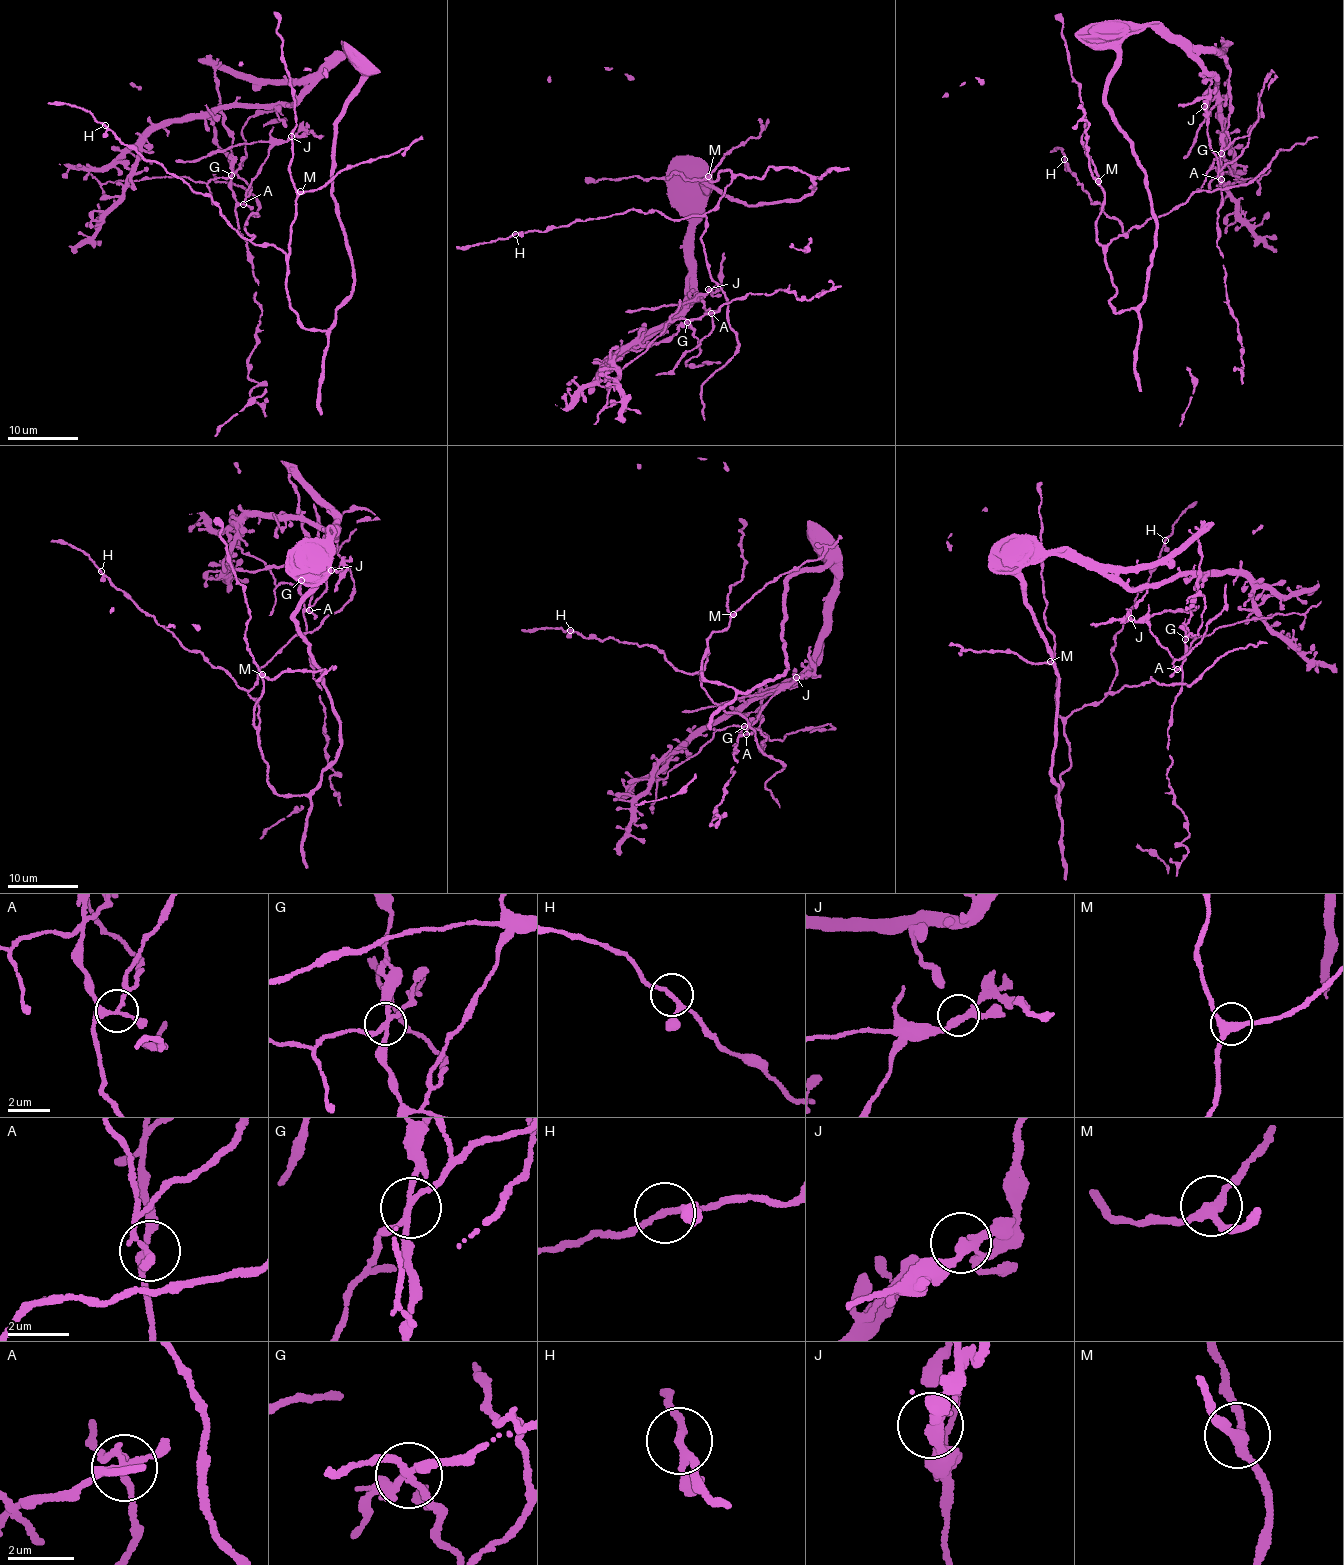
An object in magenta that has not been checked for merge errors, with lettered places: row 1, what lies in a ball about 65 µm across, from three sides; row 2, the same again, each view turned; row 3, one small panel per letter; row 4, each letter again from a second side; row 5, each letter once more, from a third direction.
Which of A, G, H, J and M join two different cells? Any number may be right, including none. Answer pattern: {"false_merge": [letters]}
{"false_merge": ["A", "G", "J"]}

